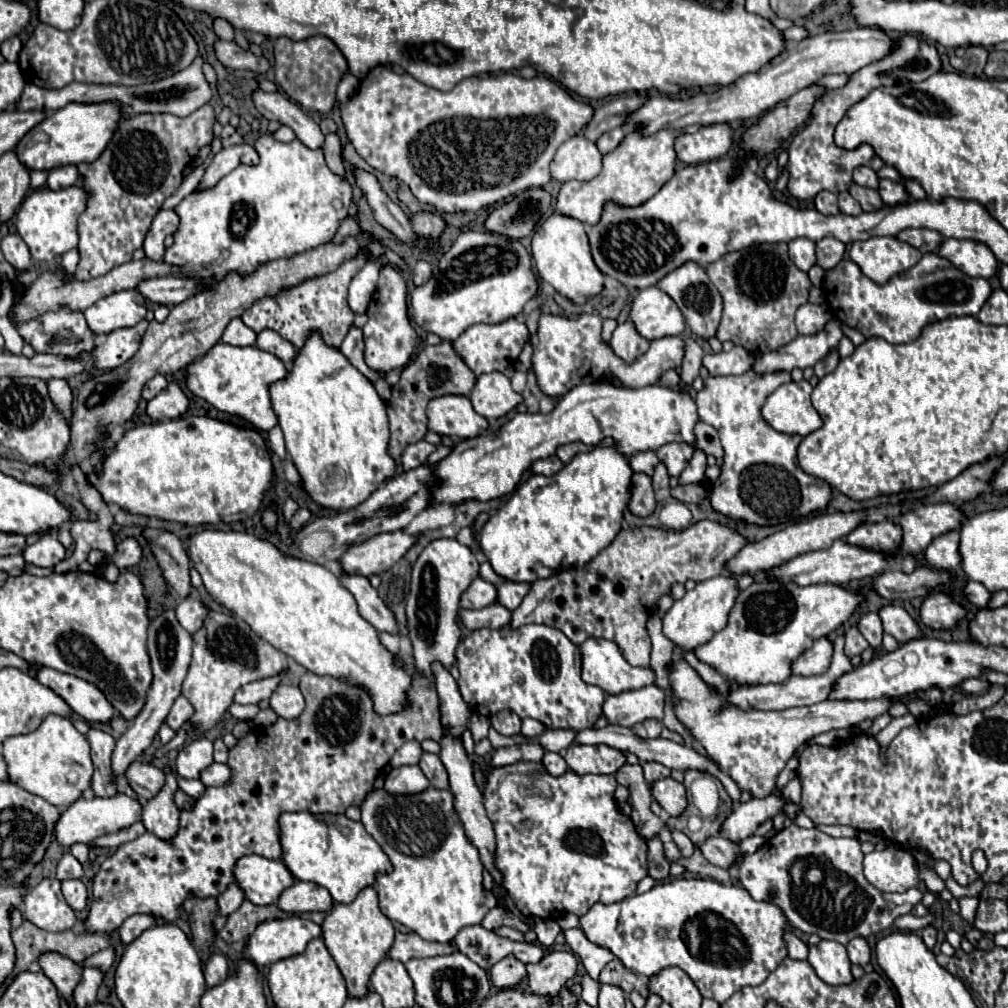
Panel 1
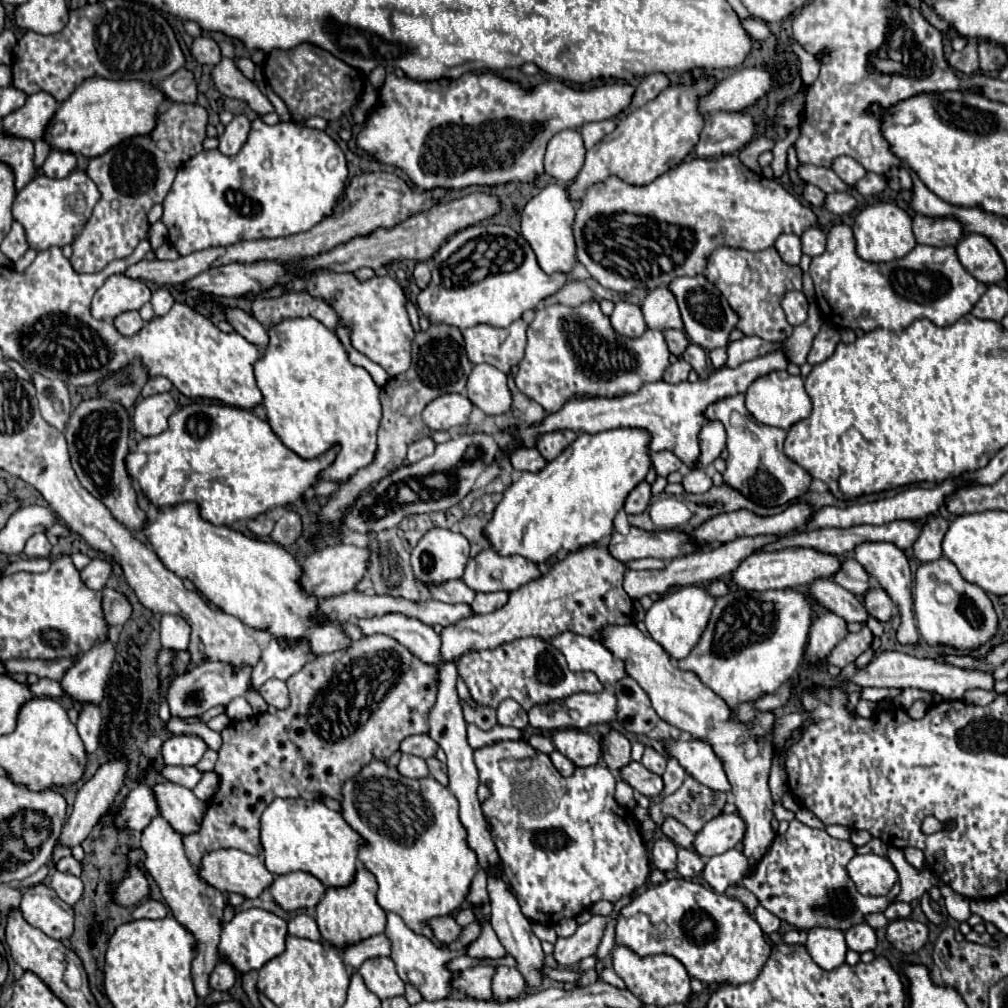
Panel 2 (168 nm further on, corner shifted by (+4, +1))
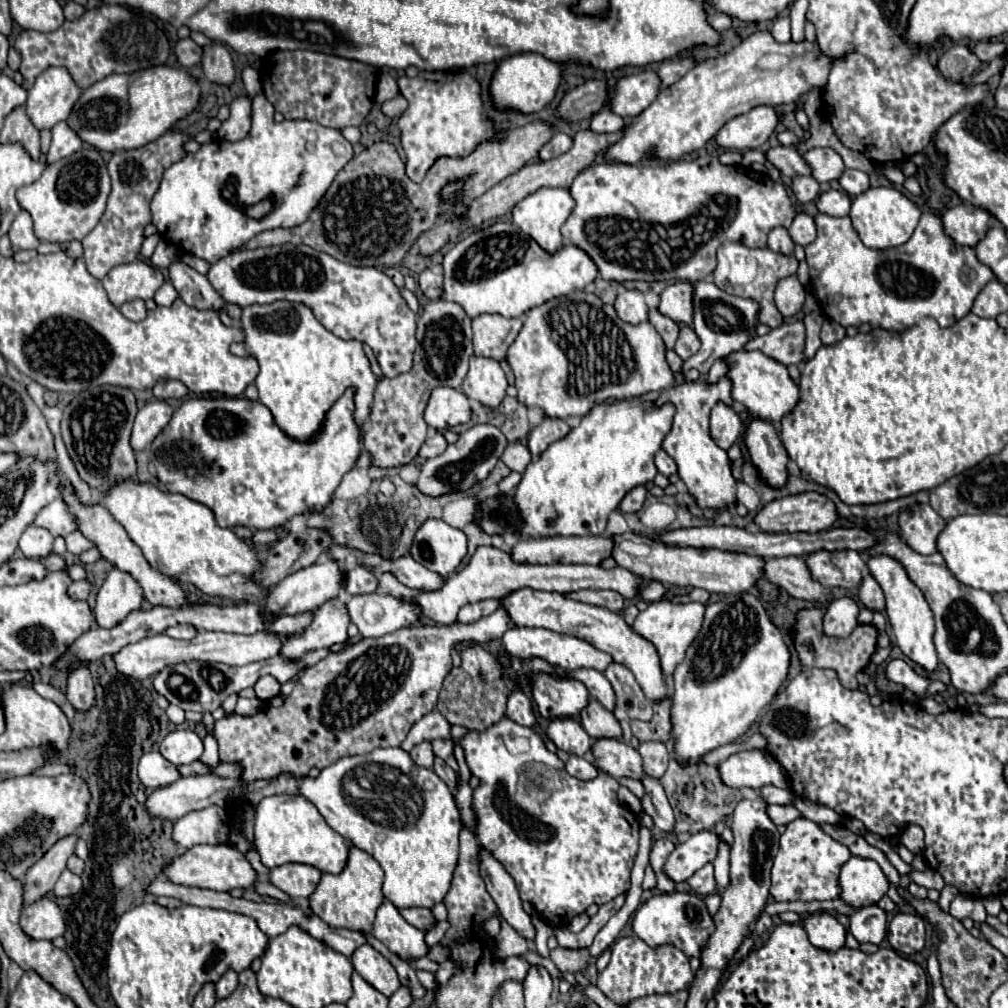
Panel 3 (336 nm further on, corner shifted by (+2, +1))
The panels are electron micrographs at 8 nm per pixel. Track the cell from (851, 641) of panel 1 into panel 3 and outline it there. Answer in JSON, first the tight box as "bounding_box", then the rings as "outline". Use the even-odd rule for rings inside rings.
{"bounding_box":[795,609,877,689],"outline":[[[803,609],[797,615],[795,649],[799,653],[801,663],[805,667],[833,669],[847,689],[857,689],[859,685],[855,681],[855,673],[867,667],[869,657],[873,655],[873,651],[877,647],[877,629],[873,625],[857,625],[847,639],[837,639],[837,637],[823,635],[821,627],[817,627],[817,623],[821,623],[821,619],[823,619],[823,609]]]}

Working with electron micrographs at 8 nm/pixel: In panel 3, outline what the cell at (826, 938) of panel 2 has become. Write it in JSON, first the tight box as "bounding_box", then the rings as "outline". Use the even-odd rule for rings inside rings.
{"bounding_box":[803,913,847,953],"outline":[[[813,913],[805,917],[803,927],[807,931],[809,941],[823,951],[835,953],[845,947],[847,931],[831,913]]]}

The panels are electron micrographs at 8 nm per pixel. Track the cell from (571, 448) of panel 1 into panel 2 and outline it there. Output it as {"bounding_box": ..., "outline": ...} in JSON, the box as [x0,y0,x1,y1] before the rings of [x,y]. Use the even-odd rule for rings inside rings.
{"bounding_box":[537,429,577,461],"outline":[[[563,429],[563,431],[553,431],[553,433],[543,433],[537,439],[537,449],[539,453],[547,459],[553,461],[567,445],[571,445],[575,441],[577,433],[571,429]]]}

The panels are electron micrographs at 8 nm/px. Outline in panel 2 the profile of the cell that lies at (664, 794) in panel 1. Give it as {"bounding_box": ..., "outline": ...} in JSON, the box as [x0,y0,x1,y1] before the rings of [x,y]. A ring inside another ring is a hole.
{"bounding_box":[619,761,663,797],"outline":[[[631,761],[629,765],[619,769],[619,775],[625,783],[629,783],[635,791],[647,795],[647,797],[655,797],[661,793],[663,789],[663,781],[659,775],[651,773],[649,769],[645,769],[641,763]]]}

